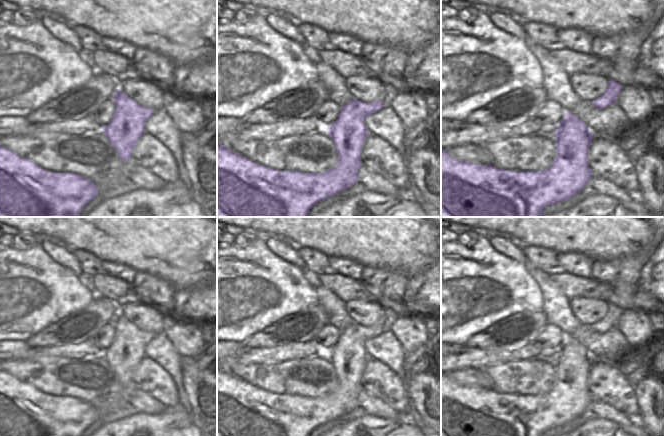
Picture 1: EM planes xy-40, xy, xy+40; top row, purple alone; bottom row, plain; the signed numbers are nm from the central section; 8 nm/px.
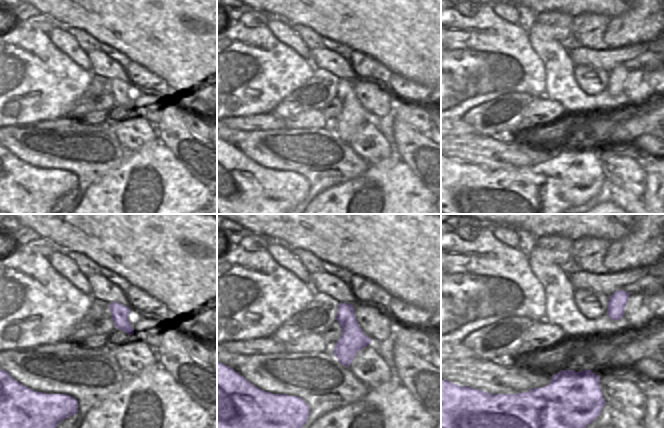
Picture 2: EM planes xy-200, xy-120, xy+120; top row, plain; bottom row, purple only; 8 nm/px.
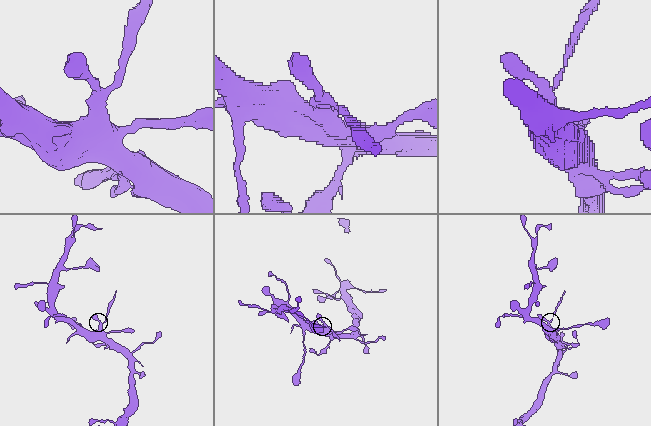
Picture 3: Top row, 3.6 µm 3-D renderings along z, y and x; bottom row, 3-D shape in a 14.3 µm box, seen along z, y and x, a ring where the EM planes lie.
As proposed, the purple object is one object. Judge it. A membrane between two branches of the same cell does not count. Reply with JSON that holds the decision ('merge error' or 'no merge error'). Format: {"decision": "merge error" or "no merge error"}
{"decision": "merge error"}

